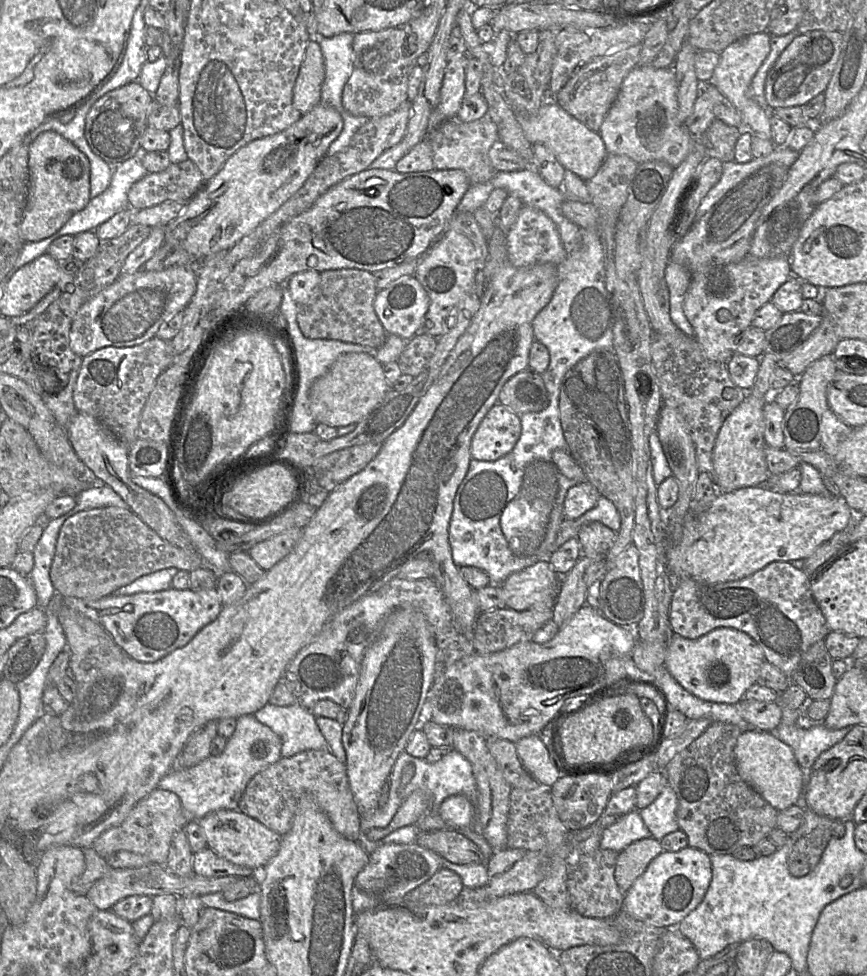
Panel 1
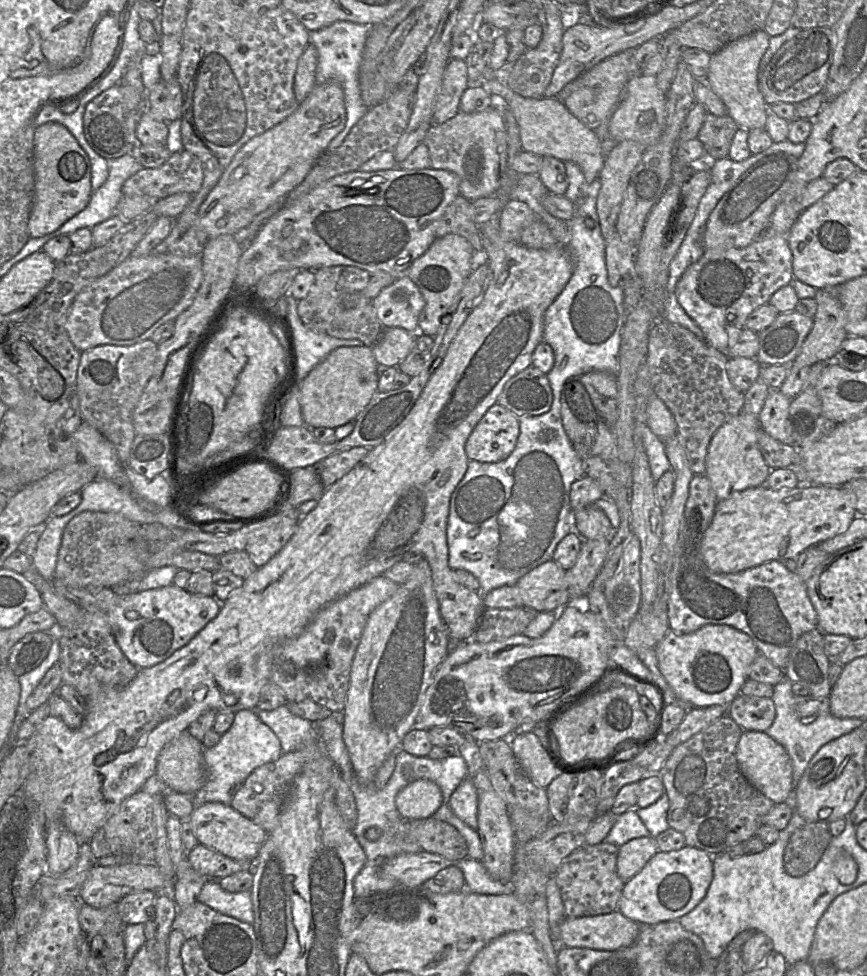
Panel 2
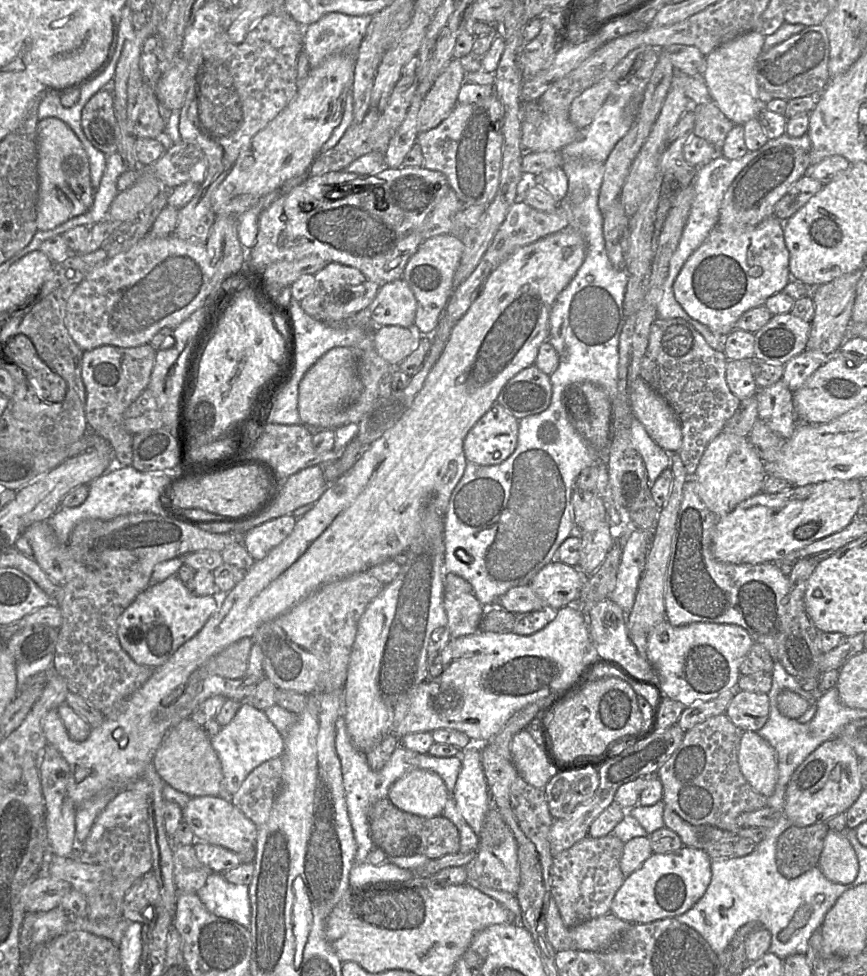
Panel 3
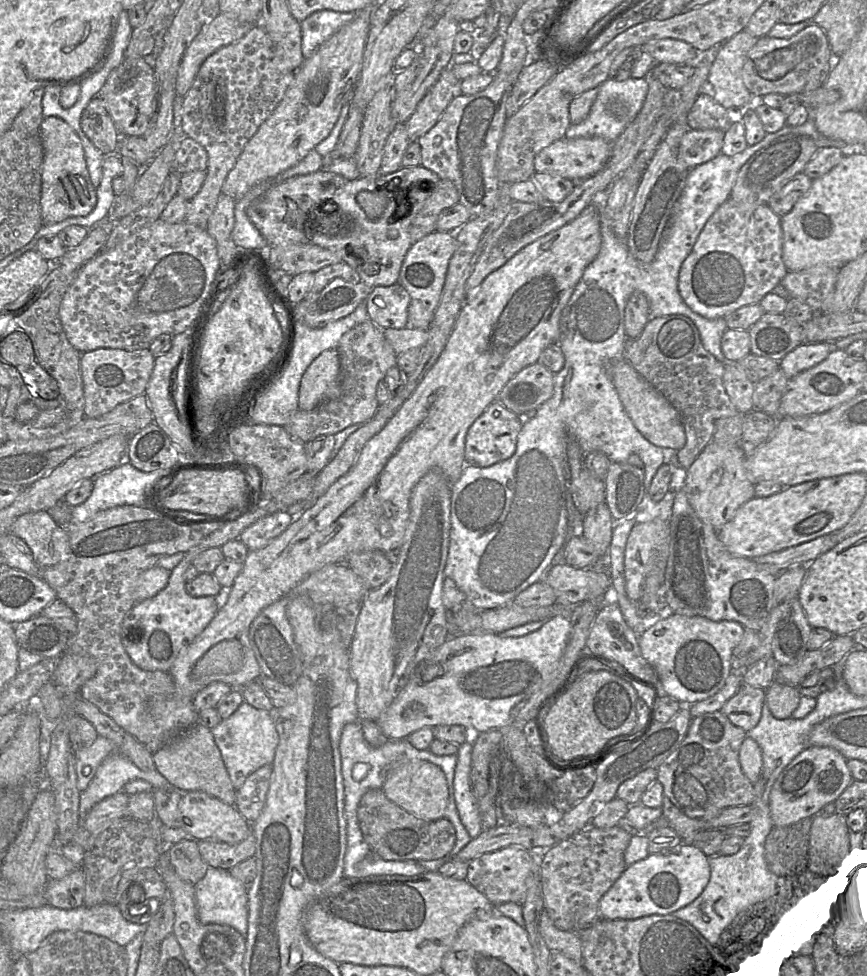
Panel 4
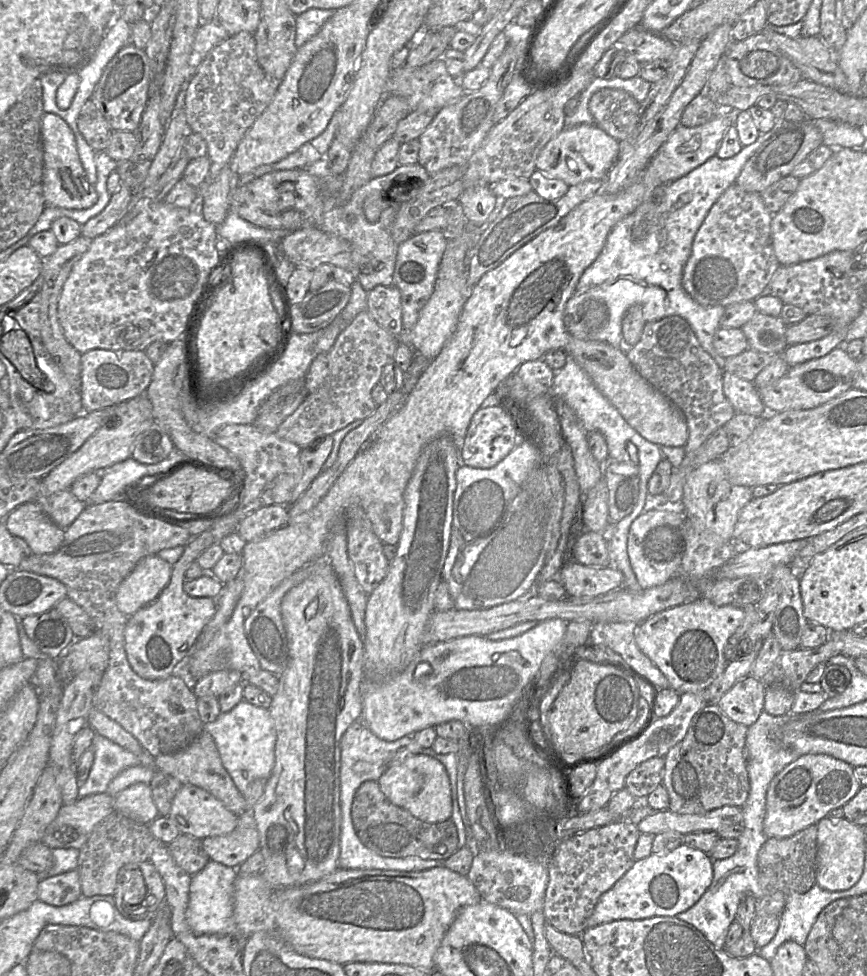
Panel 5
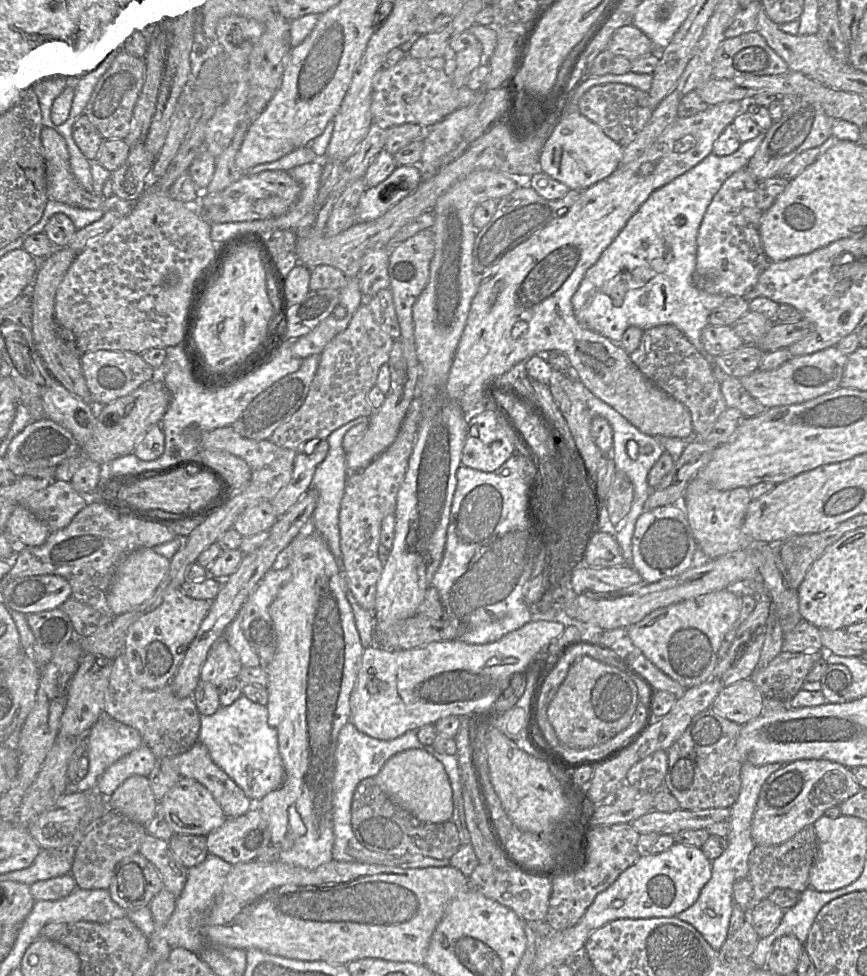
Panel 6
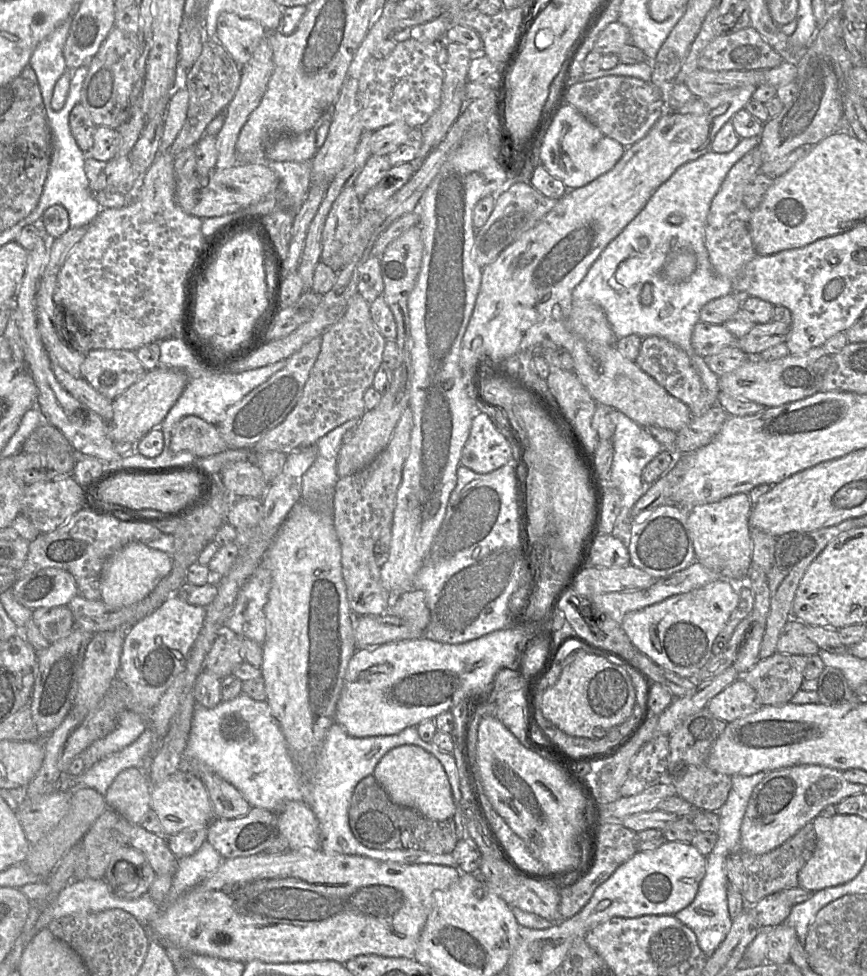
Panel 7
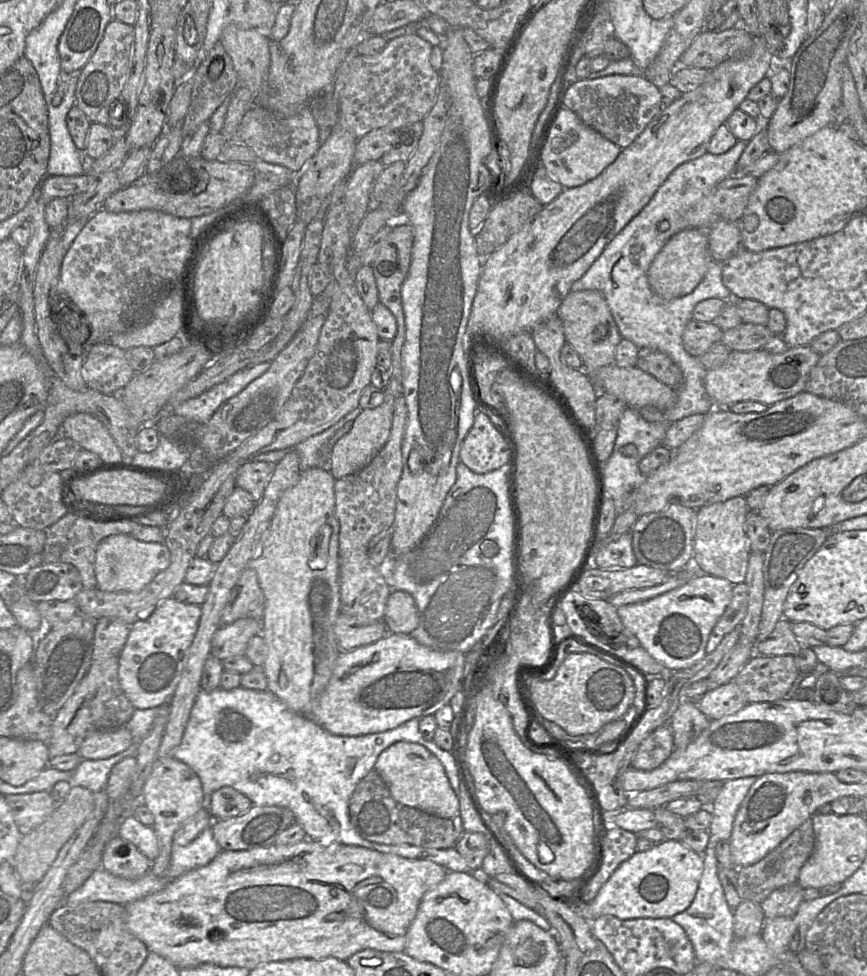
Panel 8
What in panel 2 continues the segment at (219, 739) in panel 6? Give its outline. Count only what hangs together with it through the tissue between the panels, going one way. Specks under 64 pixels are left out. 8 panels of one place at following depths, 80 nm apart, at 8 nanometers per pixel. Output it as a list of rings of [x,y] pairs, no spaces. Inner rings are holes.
[[[255,710],[236,712],[230,729],[222,734],[215,746],[204,750],[207,779],[199,791],[191,794],[194,806],[205,802],[230,805],[246,778],[256,768],[277,760],[282,753],[279,738],[260,720]]]

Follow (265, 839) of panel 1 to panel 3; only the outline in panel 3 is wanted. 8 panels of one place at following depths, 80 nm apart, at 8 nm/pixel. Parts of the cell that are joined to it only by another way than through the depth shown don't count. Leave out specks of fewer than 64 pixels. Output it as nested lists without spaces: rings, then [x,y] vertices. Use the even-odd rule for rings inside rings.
[[[219,796],[191,797],[182,808],[183,822],[185,822],[196,841],[224,847],[239,853],[255,846],[258,826],[236,808],[229,798]]]

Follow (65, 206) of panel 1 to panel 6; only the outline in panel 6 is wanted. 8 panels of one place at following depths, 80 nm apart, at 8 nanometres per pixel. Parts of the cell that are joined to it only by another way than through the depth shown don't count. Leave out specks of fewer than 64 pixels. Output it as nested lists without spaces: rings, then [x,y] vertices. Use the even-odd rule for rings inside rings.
[[[50,117],[50,126],[42,126],[41,139],[45,154],[45,174],[49,198],[59,199],[81,208],[98,208],[103,194],[89,191],[75,177],[64,137]]]

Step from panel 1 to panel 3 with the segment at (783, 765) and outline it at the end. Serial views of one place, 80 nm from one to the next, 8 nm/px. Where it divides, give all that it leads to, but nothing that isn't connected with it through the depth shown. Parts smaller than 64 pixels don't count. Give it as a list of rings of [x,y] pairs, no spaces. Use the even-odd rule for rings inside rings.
[[[743,732],[738,764],[742,775],[756,792],[766,797],[773,794],[778,779],[777,754],[757,732]]]

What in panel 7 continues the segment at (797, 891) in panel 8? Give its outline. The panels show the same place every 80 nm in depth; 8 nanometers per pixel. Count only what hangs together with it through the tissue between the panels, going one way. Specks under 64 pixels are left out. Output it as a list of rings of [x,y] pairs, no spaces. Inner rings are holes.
[[[780,891],[762,898],[753,905],[755,917],[762,928],[772,928],[782,924],[788,918],[793,904]]]

